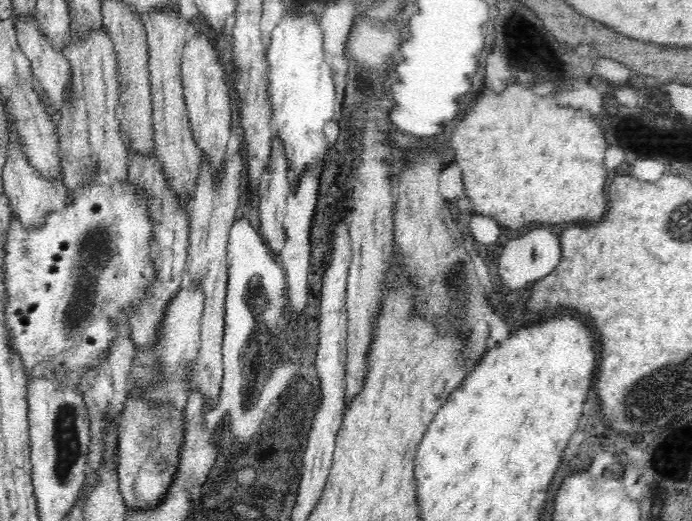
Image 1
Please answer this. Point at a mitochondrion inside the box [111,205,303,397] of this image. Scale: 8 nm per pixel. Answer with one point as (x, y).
(162, 376)

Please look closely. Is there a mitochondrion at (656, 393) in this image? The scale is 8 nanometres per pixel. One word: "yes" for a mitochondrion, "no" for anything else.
yes

